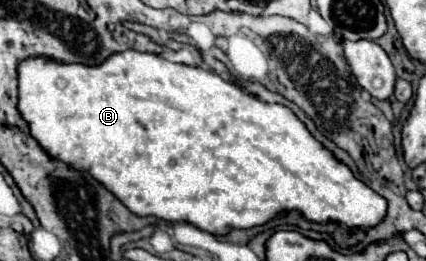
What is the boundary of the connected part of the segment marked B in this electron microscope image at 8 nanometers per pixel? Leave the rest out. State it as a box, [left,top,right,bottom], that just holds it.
[17,51,387,235]

